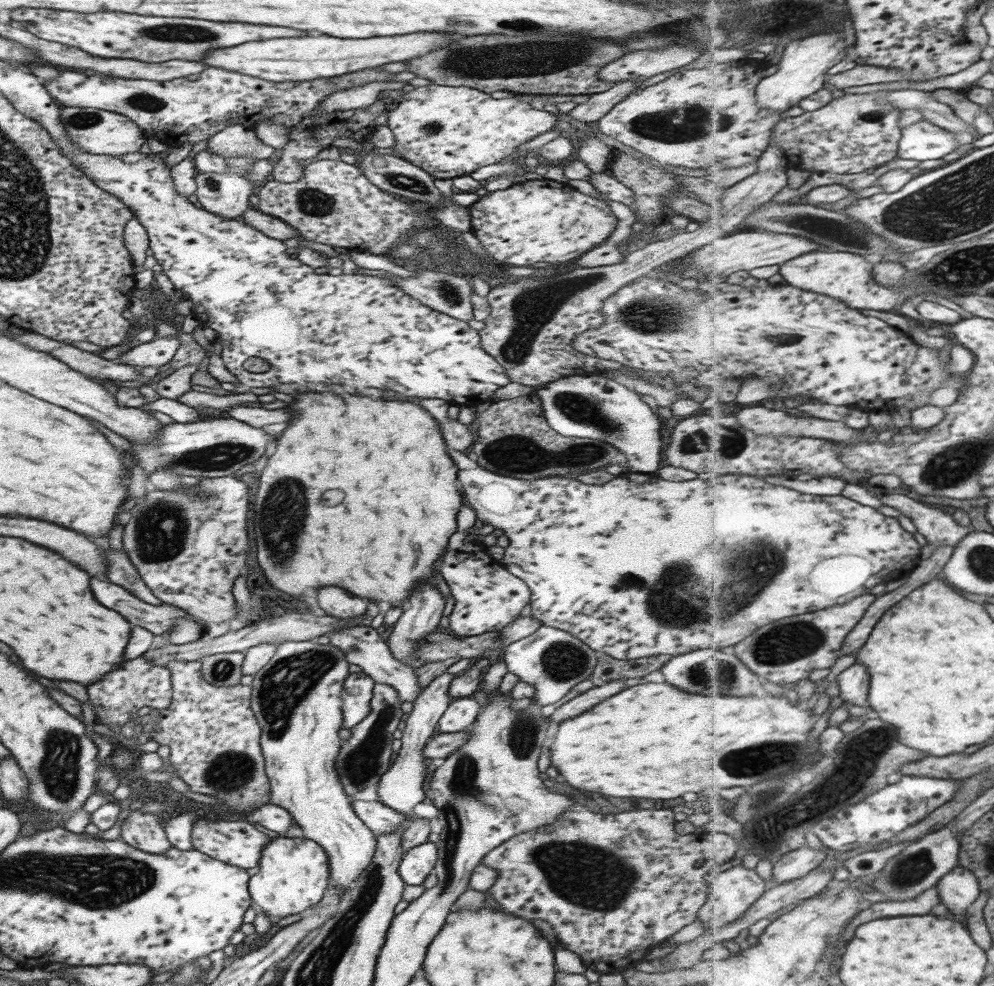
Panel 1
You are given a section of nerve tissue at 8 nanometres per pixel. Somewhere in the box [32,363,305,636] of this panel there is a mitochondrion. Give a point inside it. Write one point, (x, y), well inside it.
(161, 530)

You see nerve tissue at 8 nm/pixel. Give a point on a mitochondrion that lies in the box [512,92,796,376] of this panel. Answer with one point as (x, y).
(679, 128)

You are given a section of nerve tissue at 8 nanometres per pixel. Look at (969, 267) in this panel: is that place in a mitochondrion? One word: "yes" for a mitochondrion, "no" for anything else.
yes

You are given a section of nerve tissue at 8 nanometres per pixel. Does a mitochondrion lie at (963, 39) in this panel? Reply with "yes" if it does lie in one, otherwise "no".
no

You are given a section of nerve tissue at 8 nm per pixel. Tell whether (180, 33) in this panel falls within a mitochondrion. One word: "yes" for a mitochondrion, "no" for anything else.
yes

